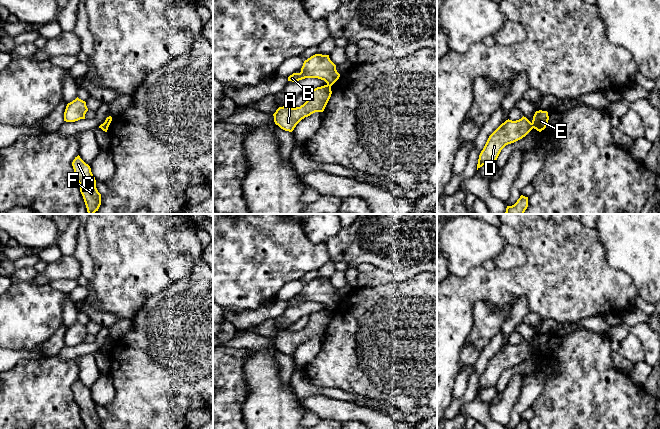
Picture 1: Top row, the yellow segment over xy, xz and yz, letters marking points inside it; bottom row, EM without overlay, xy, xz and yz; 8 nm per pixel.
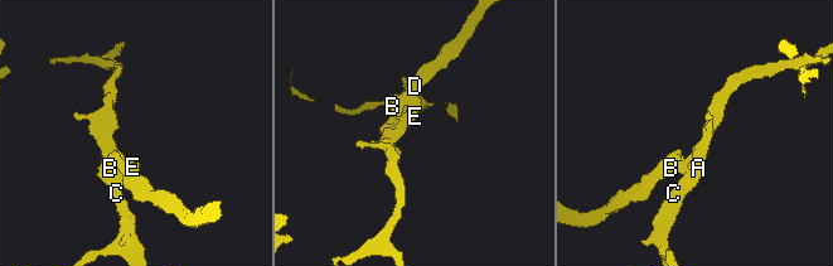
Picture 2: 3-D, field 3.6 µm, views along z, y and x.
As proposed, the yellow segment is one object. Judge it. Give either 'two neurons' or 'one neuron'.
two neurons

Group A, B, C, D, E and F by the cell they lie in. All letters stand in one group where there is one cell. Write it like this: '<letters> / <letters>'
A C E F / B D

